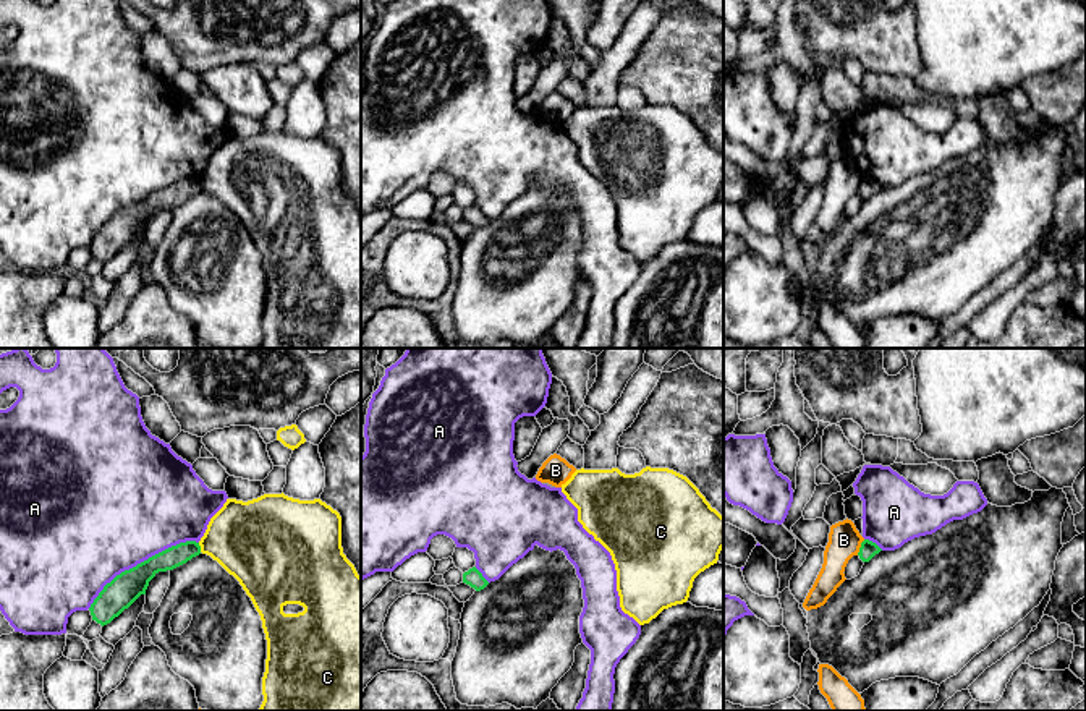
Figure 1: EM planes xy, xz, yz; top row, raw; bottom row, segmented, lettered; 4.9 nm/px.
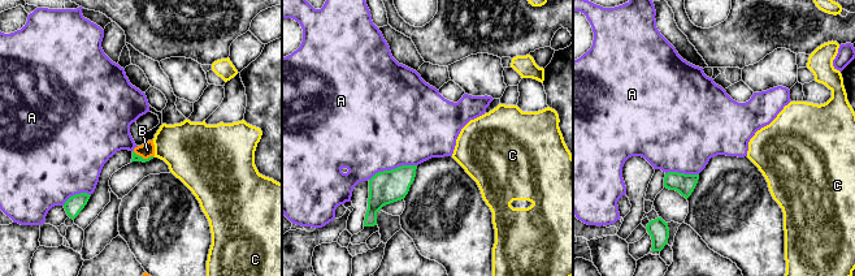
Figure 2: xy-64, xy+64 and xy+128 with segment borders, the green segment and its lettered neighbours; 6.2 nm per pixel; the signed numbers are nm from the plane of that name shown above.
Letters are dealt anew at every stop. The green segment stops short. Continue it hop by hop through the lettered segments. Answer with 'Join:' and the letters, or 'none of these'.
Join: none of these

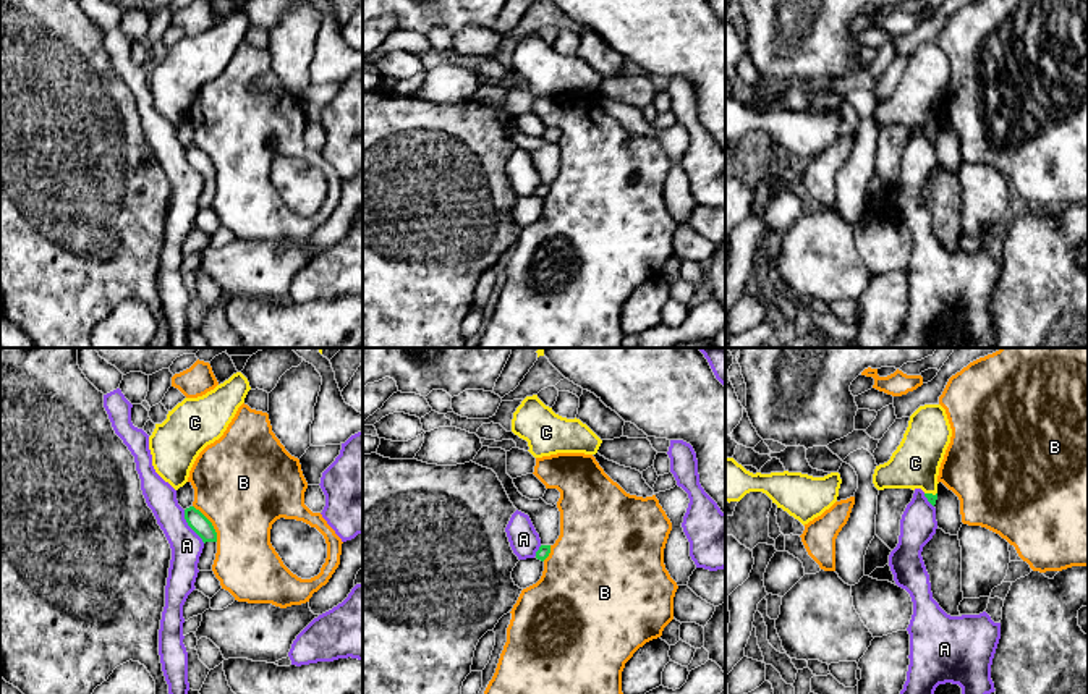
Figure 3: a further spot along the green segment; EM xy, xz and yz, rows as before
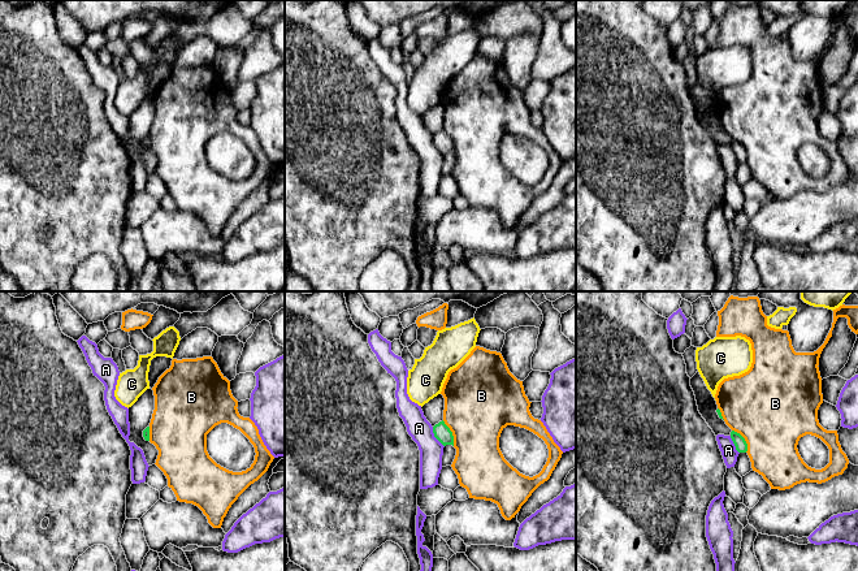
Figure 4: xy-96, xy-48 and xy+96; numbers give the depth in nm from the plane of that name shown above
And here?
Join: C

